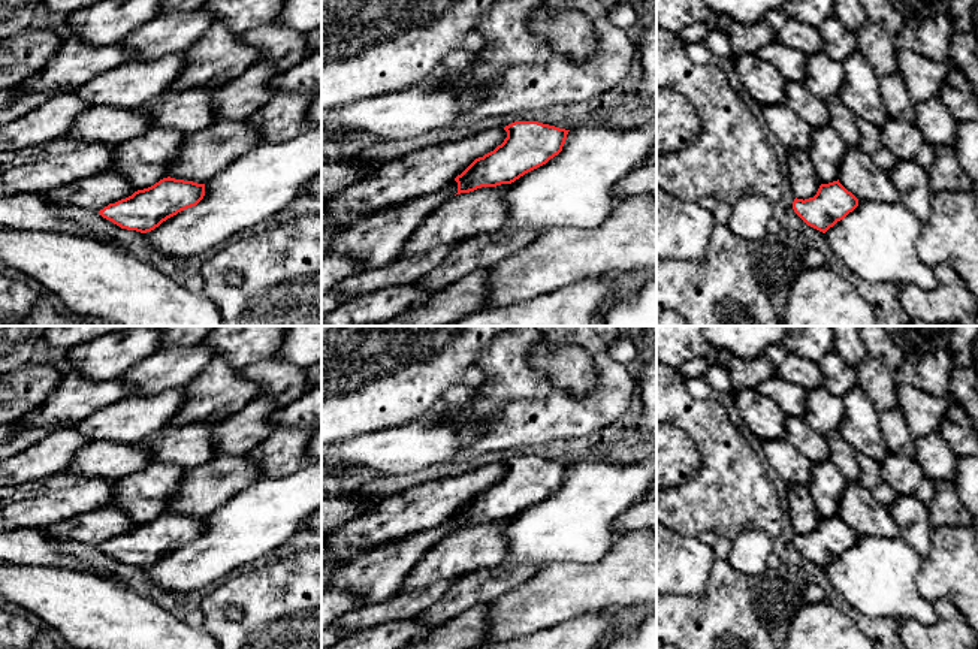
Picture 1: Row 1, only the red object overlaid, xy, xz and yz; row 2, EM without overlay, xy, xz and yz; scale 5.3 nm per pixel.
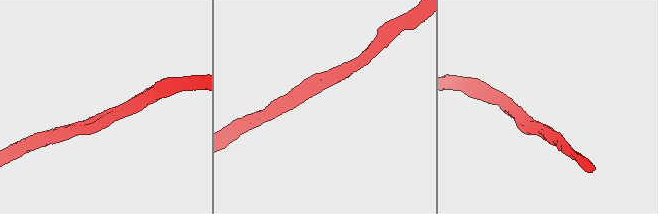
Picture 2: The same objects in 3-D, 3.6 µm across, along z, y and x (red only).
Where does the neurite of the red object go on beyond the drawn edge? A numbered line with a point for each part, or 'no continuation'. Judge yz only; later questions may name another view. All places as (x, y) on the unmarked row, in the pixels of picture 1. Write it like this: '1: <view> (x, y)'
no continuation

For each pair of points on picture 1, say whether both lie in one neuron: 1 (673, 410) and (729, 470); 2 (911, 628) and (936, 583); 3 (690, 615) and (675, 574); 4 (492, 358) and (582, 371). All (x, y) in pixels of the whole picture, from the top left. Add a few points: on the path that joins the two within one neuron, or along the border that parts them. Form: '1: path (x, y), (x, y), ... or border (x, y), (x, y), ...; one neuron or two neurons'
1: path (690, 419), (724, 453); one neuron
2: border (932, 603), (948, 600), (962, 615); two neurons
3: border (711, 573), (708, 589), (703, 594), (672, 595); two neurons
4: border (537, 341), (530, 350), (530, 365), (555, 388); two neurons

